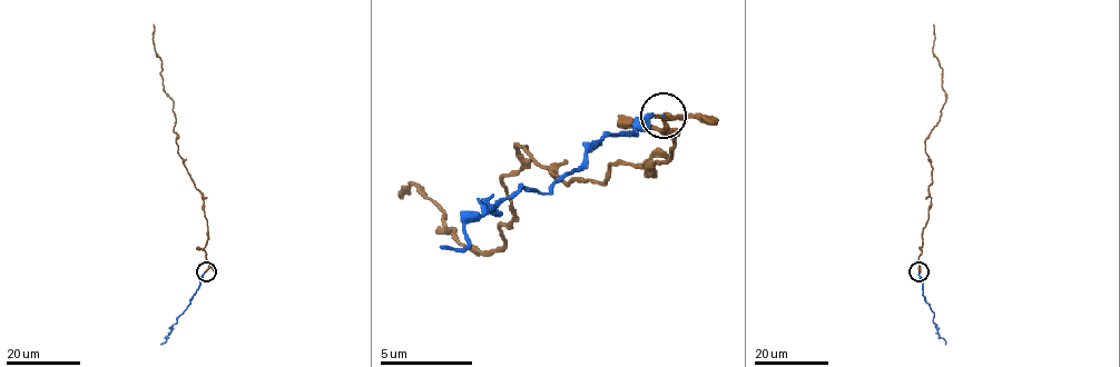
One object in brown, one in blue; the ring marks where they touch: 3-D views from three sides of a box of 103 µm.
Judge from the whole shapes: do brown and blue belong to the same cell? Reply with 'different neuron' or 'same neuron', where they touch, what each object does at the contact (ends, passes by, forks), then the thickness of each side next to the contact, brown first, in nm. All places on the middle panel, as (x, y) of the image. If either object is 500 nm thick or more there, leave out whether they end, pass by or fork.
same neuron | (664, 115) | brown ends | blue ends | 240/90 nm

